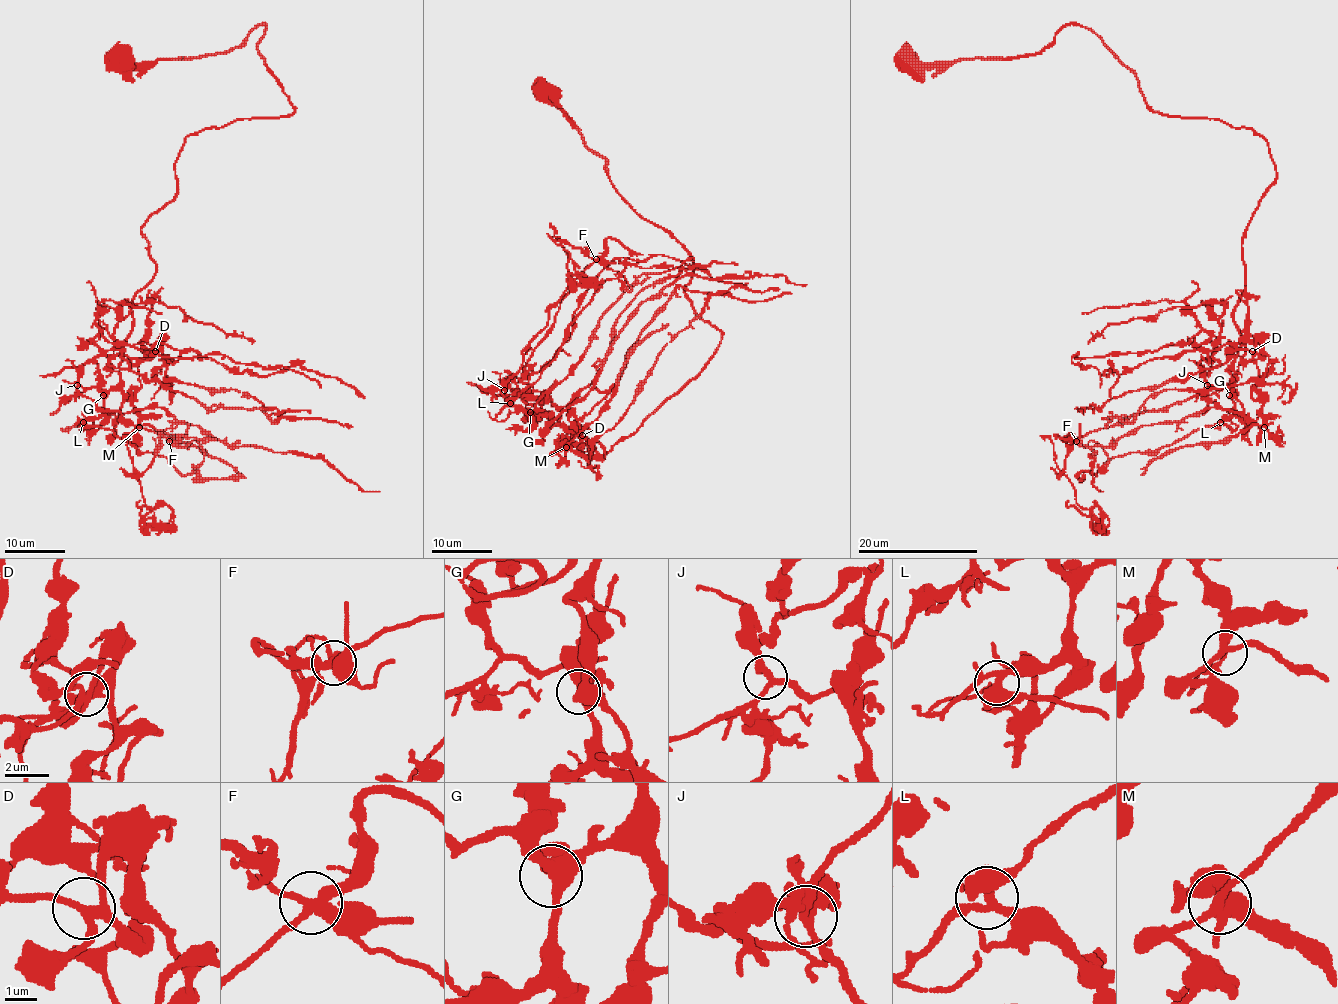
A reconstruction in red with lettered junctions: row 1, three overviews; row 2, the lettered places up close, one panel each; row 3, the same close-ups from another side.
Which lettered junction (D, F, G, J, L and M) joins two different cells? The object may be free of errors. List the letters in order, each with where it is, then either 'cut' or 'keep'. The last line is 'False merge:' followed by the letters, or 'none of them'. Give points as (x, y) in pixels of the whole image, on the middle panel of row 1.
D: at (582, 435); keep
F: at (596, 259); cut
G: at (530, 412); keep
J: at (504, 390); keep
L: at (510, 403); keep
M: at (566, 447); keep
False merge: F

